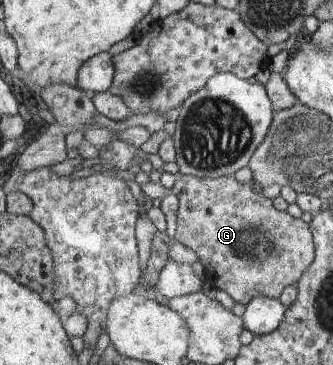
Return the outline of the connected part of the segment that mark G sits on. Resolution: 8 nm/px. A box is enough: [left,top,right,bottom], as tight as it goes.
[173,175,317,306]

